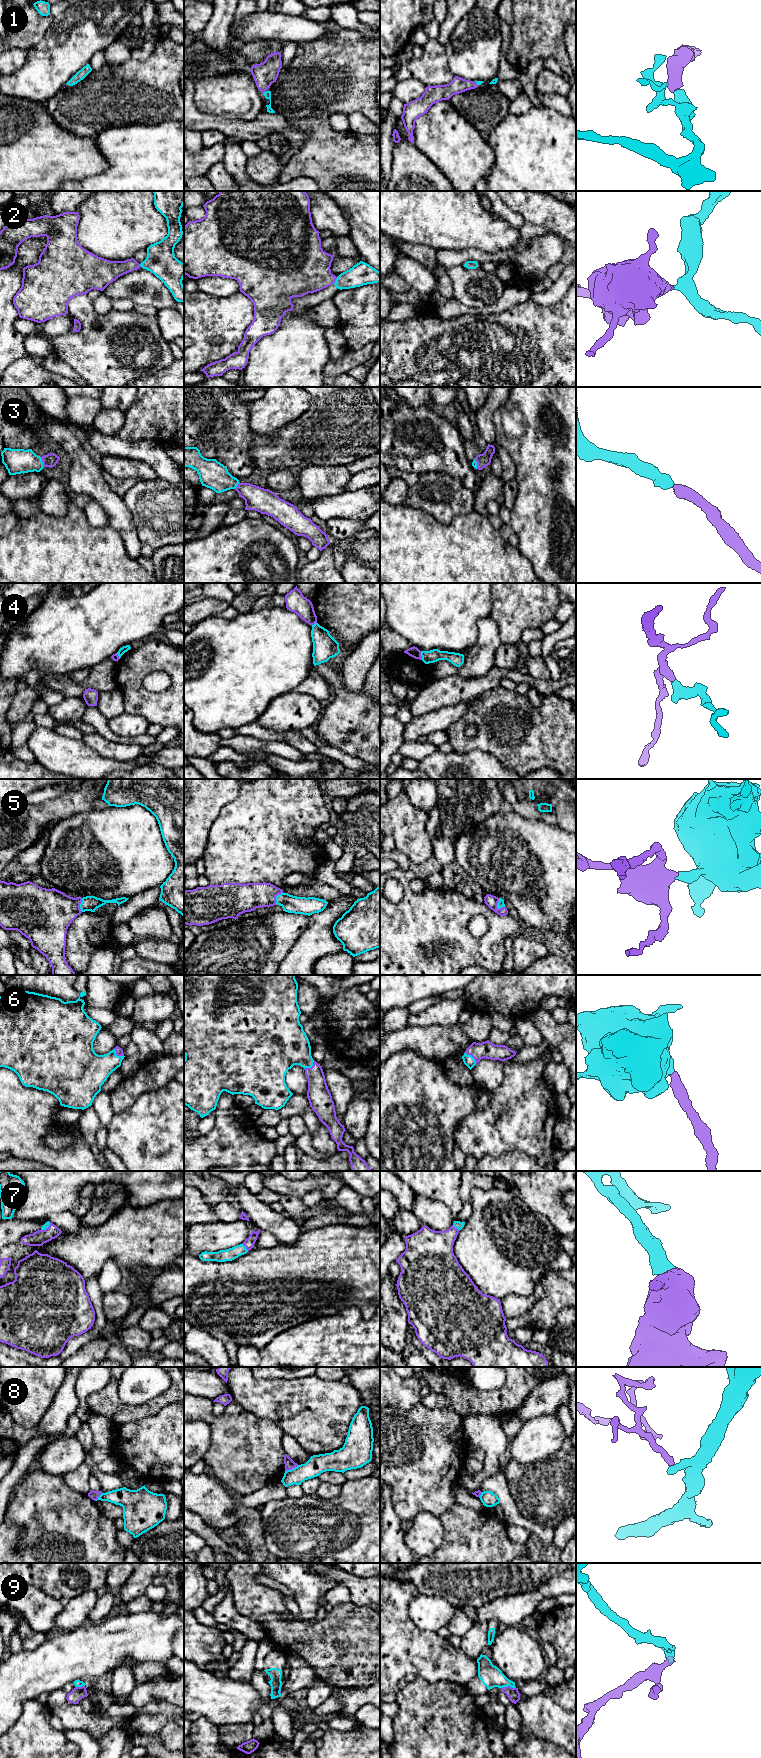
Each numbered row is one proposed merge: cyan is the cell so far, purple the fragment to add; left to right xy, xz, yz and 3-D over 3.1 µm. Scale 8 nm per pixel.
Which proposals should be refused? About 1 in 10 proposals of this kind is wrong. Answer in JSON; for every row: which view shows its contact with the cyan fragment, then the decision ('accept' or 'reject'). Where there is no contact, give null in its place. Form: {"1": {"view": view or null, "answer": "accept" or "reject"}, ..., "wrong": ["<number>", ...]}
{"1": {"view": "xz", "answer": "accept"}, "2": {"view": "xz", "answer": "accept"}, "3": {"view": "xy", "answer": "accept"}, "4": {"view": "yz", "answer": "reject"}, "5": {"view": "yz", "answer": "accept"}, "6": {"view": "yz", "answer": "accept"}, "7": {"view": "xz", "answer": "accept"}, "8": {"view": "xz", "answer": "reject"}, "9": {"view": "yz", "answer": "accept"}, "wrong": ["4", "8"]}

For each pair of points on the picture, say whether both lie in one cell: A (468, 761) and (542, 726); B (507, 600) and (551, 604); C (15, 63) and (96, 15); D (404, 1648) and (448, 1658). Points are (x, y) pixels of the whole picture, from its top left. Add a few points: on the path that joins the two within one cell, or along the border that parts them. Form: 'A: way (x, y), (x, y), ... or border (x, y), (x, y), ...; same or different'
A: border (462, 753), (484, 751), (492, 754), (505, 767); different
B: way (518, 600), (536, 600), (540, 602); same
C: border (28, 52), (25, 62), (18, 69), (10, 73); different
D: way (415, 1651), (437, 1658); same

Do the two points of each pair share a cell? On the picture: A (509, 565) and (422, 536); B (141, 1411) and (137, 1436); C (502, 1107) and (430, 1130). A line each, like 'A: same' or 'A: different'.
A: same
B: different
C: different

